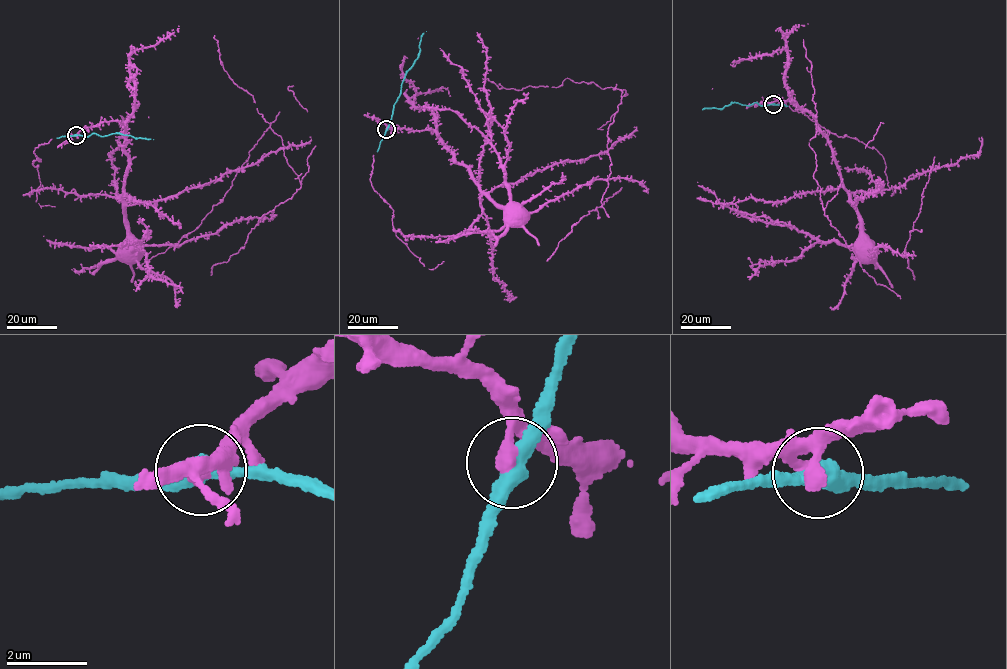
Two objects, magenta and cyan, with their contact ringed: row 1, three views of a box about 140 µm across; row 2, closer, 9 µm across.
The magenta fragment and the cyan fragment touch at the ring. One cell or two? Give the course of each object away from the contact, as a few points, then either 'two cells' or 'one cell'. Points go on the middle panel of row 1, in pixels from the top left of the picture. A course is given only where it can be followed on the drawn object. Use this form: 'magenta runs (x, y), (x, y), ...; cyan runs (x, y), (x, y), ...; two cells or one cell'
magenta runs (387, 129), (432, 130), (452, 152), (455, 161), (469, 169), (482, 190), (507, 212); cyan runs (387, 129), (404, 75), (417, 58), (421, 36), (426, 31); one cell

